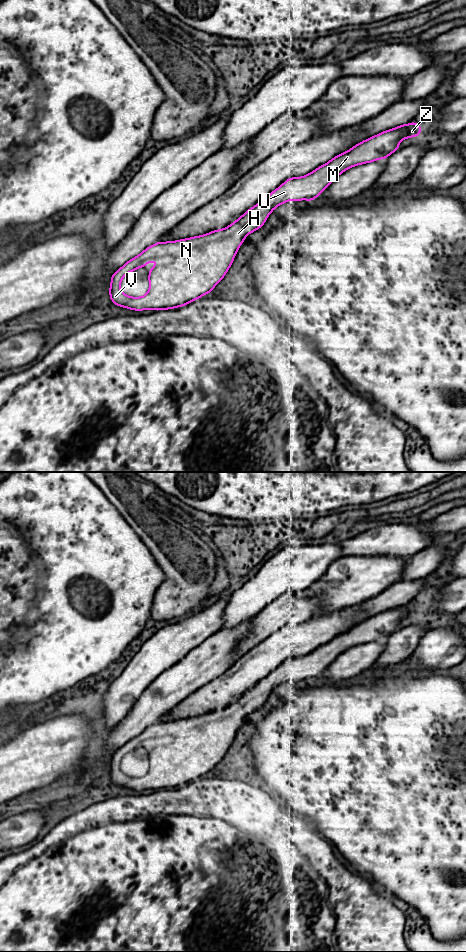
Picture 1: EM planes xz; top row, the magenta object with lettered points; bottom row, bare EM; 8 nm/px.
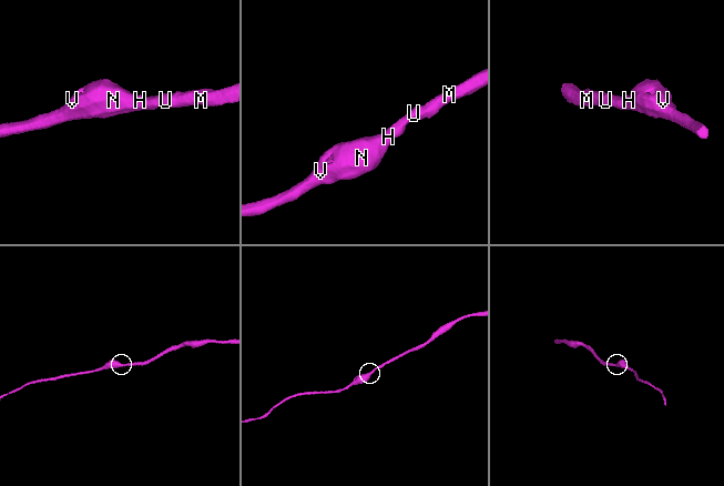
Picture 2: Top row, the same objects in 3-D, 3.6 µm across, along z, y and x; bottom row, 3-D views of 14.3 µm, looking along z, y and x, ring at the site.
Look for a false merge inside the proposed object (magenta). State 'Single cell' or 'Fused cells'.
Single cell

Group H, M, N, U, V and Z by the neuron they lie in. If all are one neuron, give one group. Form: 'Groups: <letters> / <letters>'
Groups: H M N U V Z

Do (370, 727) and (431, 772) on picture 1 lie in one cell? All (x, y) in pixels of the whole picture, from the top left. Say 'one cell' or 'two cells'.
one cell

